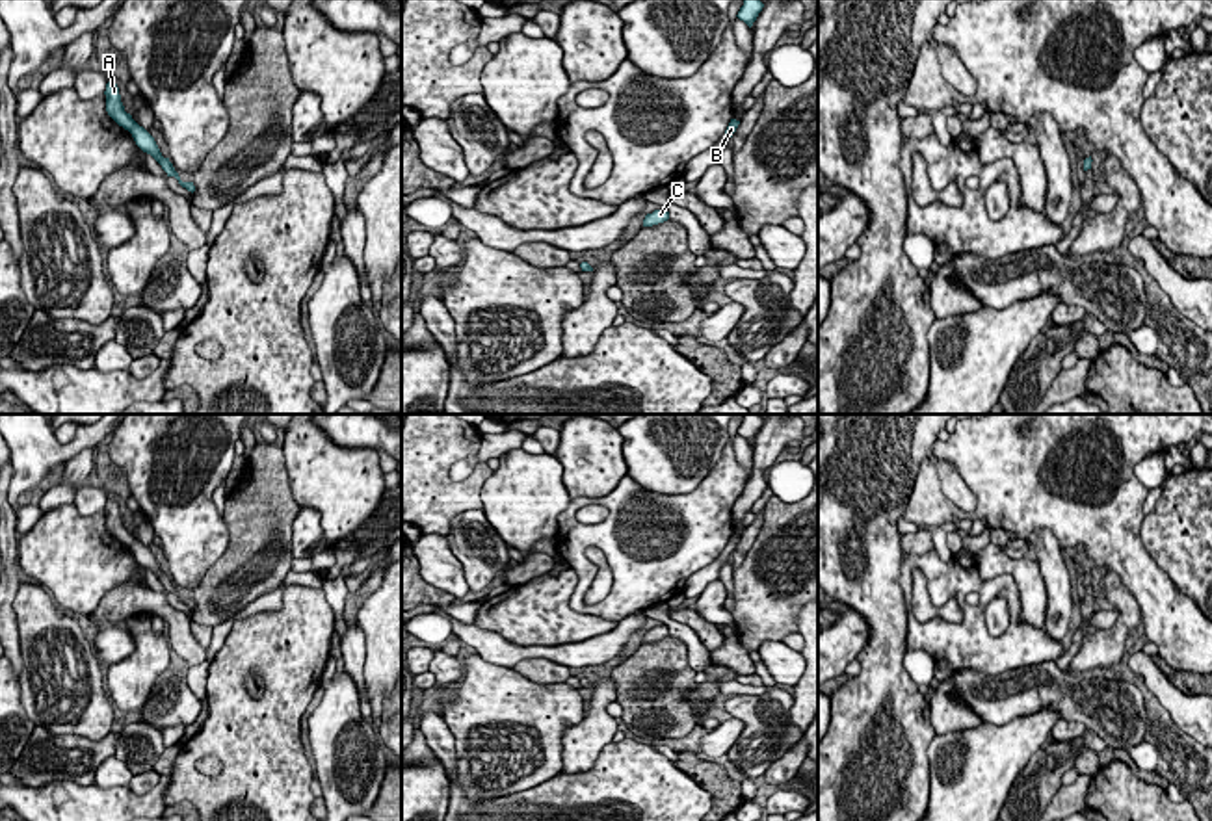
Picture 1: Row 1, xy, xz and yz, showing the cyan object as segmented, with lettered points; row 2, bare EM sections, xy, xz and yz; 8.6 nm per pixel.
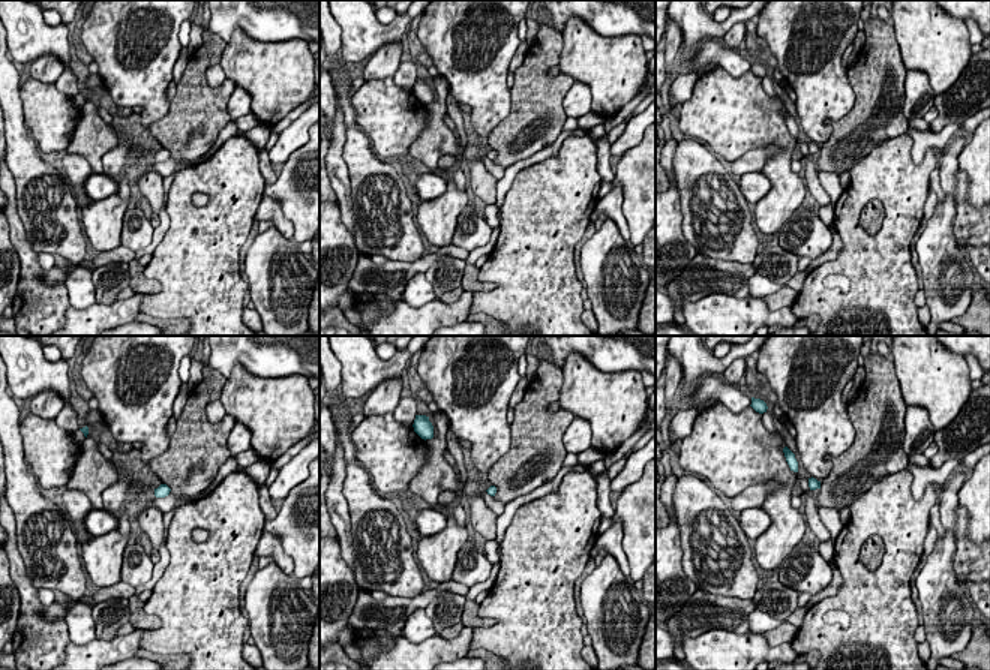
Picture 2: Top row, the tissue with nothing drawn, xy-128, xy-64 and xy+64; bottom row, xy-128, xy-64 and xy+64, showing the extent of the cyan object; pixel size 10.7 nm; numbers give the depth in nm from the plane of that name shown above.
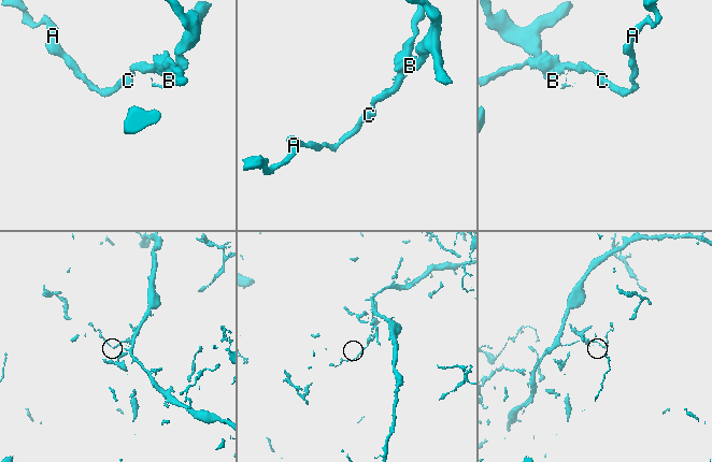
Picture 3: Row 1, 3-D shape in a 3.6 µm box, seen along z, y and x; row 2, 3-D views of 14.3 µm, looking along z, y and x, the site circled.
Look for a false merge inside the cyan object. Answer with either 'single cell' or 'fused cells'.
fused cells

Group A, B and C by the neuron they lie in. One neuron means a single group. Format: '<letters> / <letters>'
A B / C

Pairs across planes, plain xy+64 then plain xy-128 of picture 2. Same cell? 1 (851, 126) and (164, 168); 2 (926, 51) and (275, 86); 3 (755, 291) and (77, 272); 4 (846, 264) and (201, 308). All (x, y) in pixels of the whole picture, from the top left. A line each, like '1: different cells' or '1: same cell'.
1: different cells
2: same cell
3: same cell
4: same cell

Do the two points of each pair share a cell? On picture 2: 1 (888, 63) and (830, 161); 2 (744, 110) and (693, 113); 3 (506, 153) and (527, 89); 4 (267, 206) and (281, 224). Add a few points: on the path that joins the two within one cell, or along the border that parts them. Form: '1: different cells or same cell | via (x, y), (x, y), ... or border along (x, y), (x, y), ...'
1: same cell | via (879, 87), (879, 104), (872, 119), (854, 137)
2: same cell | via (732, 113), (705, 113)
3: same cell | via (513, 137), (527, 123), (527, 105)
4: same cell | via (272, 210), (279, 219)

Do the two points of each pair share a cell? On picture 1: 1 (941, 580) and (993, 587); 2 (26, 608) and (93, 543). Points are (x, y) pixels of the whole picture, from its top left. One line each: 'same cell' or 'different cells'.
1: same cell
2: different cells

